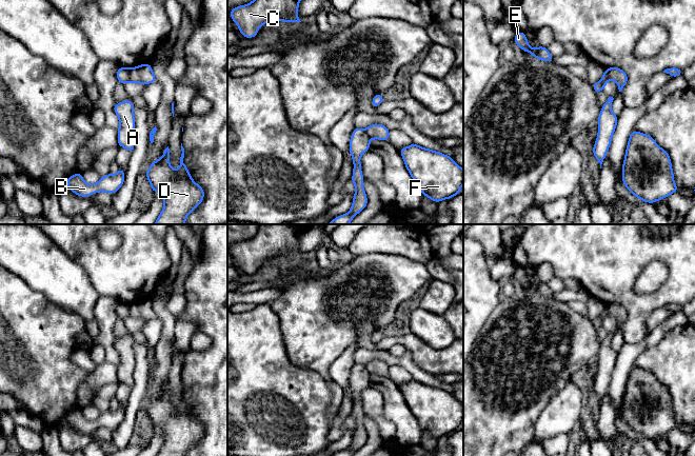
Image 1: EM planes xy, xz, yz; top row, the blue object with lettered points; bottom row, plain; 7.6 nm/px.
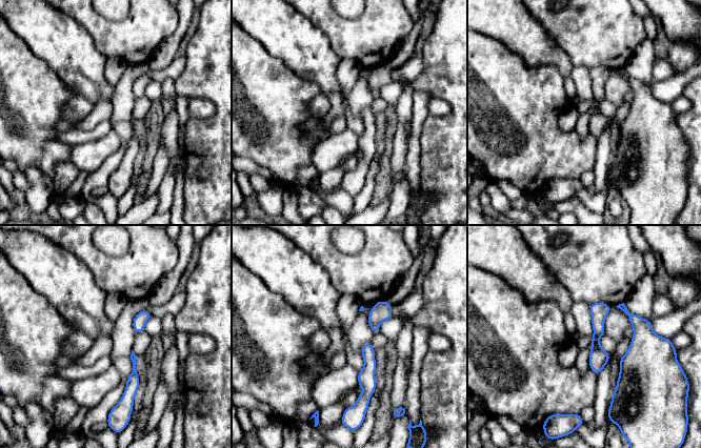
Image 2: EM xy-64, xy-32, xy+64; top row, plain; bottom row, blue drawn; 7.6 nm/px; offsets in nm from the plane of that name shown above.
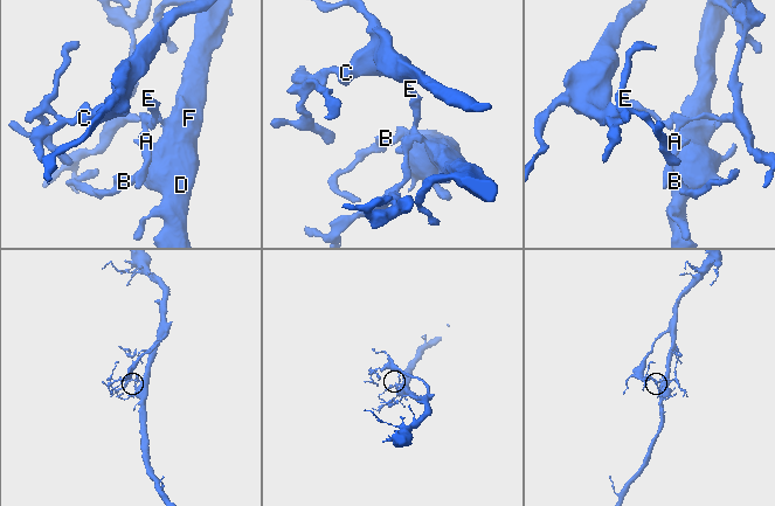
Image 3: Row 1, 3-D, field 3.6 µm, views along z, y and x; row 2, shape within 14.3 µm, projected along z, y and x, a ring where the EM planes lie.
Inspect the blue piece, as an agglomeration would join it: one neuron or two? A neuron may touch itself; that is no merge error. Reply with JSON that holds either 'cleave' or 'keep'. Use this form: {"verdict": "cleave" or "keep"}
{"verdict": "cleave"}

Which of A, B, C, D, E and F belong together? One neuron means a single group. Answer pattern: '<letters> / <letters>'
A B / C D E F

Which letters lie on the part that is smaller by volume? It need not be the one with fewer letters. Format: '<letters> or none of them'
A, B

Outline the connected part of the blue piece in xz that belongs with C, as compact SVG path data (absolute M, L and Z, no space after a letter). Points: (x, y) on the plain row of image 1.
M260 224L252 238L232 244L230 252L241 271L251 275L266 258L301 258L298 241L307 230L304 224Z

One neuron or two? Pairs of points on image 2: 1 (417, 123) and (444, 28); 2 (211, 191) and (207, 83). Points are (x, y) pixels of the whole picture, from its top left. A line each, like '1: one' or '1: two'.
1: two
2: one

